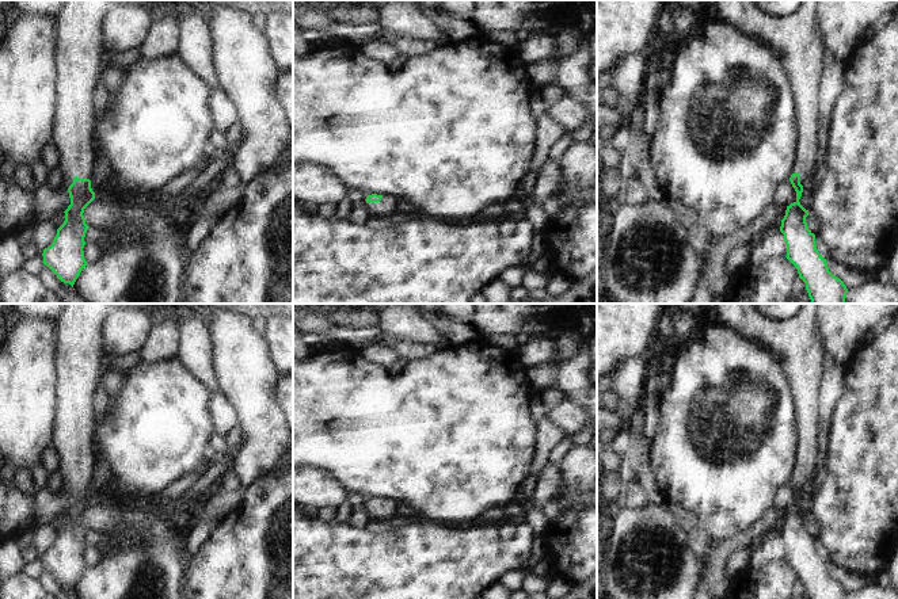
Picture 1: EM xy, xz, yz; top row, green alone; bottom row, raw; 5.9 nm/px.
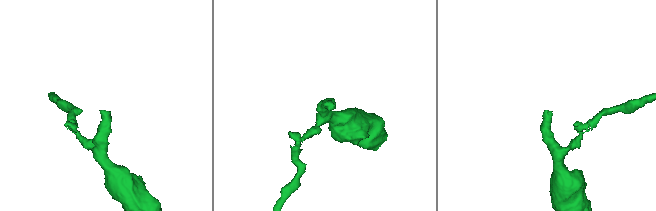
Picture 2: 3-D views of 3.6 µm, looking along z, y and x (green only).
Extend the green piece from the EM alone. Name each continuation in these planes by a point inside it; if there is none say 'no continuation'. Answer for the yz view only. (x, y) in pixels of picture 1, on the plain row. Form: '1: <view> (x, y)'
1: yz (795, 340)

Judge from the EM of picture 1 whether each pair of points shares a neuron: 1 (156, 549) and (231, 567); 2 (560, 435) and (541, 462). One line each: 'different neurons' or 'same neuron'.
1: different neurons
2: same neuron

